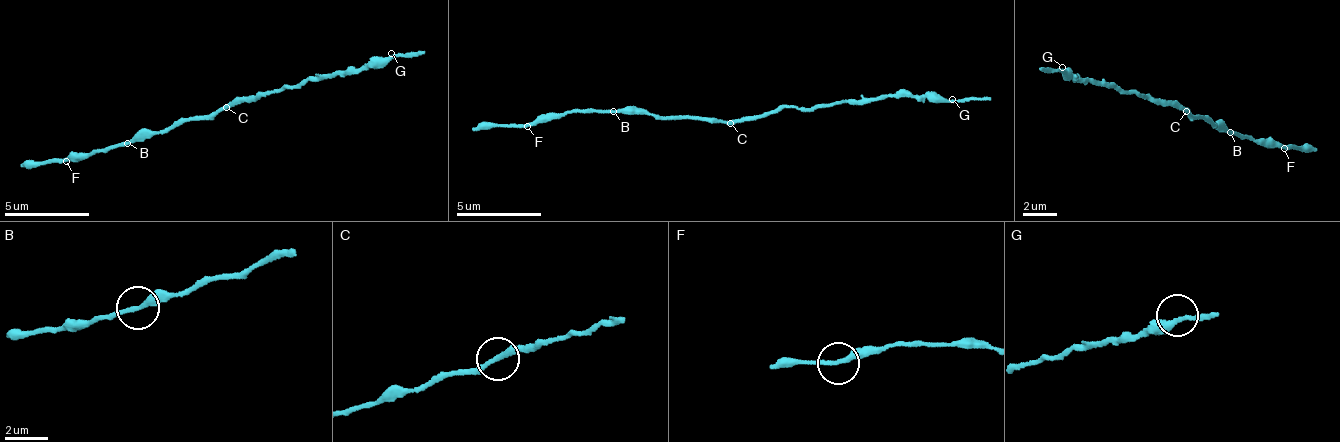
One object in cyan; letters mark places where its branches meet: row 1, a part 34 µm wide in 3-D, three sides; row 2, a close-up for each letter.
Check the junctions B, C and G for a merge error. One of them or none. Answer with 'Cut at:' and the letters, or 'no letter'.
Cut at: no letter

